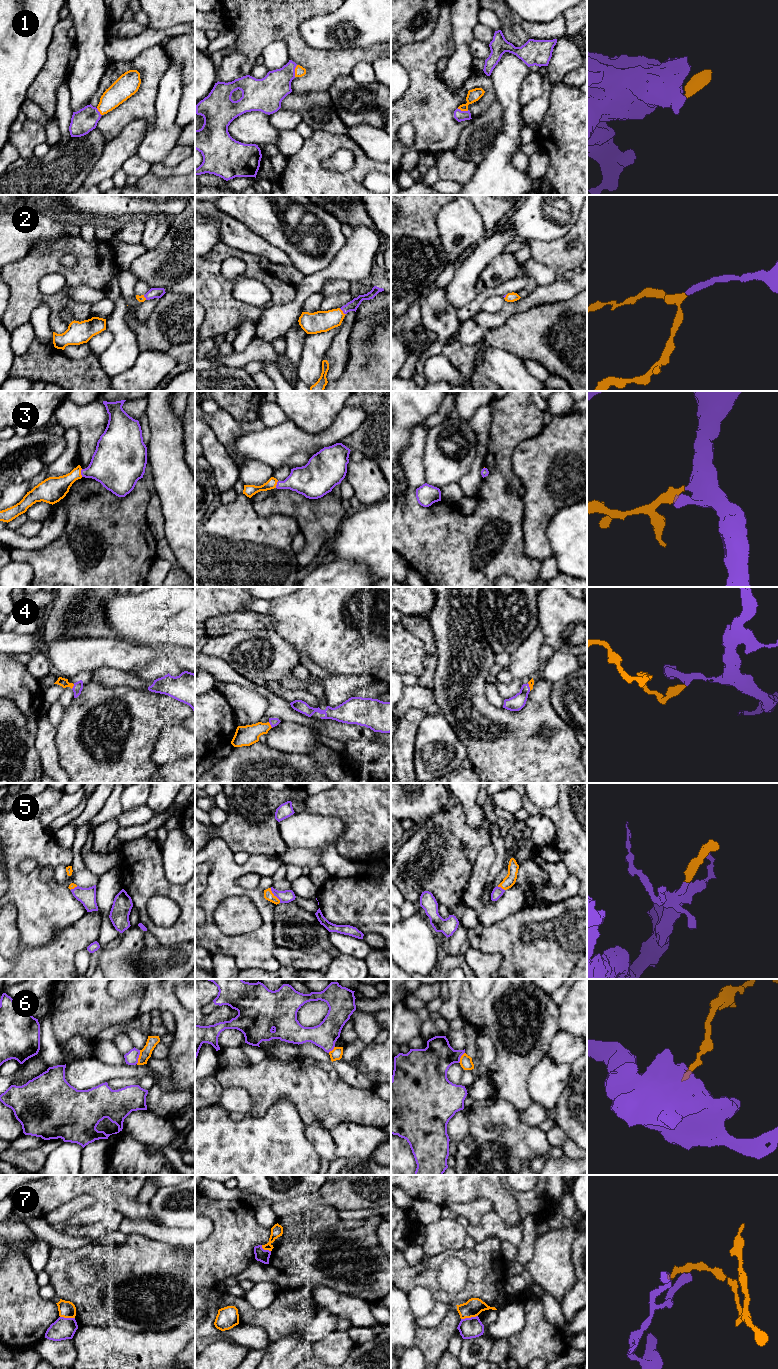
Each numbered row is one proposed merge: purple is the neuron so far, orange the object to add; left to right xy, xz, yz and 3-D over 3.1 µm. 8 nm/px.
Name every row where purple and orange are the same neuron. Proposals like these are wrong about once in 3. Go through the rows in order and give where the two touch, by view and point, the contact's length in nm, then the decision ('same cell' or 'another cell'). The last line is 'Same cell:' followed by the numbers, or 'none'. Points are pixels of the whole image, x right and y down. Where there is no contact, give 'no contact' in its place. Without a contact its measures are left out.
1: meets purple in xz at (294, 71); contact 100 nm long; same cell
2: meets purple in xz at (342, 310); contact 80 nm long; same cell
3: meets purple in xy at (81, 473); contact 60 nm long; same cell
4: meets purple in xz at (270, 724); contact 60 nm long; same cell
5: meets purple in xz at (274, 895); contact 150 nm long; same cell
6: meets purple in xy at (138, 1057); contact 120 nm long; another cell
7: meets purple in yz at (469, 1318); contact 140 nm long; another cell
Same cell: 1, 2, 3, 4, 5

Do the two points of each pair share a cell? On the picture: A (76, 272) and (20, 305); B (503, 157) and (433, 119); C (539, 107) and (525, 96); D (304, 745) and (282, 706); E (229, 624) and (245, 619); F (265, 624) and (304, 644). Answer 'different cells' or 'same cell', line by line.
A: same cell
B: different cells
C: different cells
D: different cells
E: same cell
F: different cells

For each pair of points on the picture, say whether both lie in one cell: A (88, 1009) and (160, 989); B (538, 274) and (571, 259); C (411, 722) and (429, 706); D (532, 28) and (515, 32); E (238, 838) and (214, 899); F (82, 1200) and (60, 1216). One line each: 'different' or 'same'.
A: different
B: different
C: different
D: different
E: different
F: same

